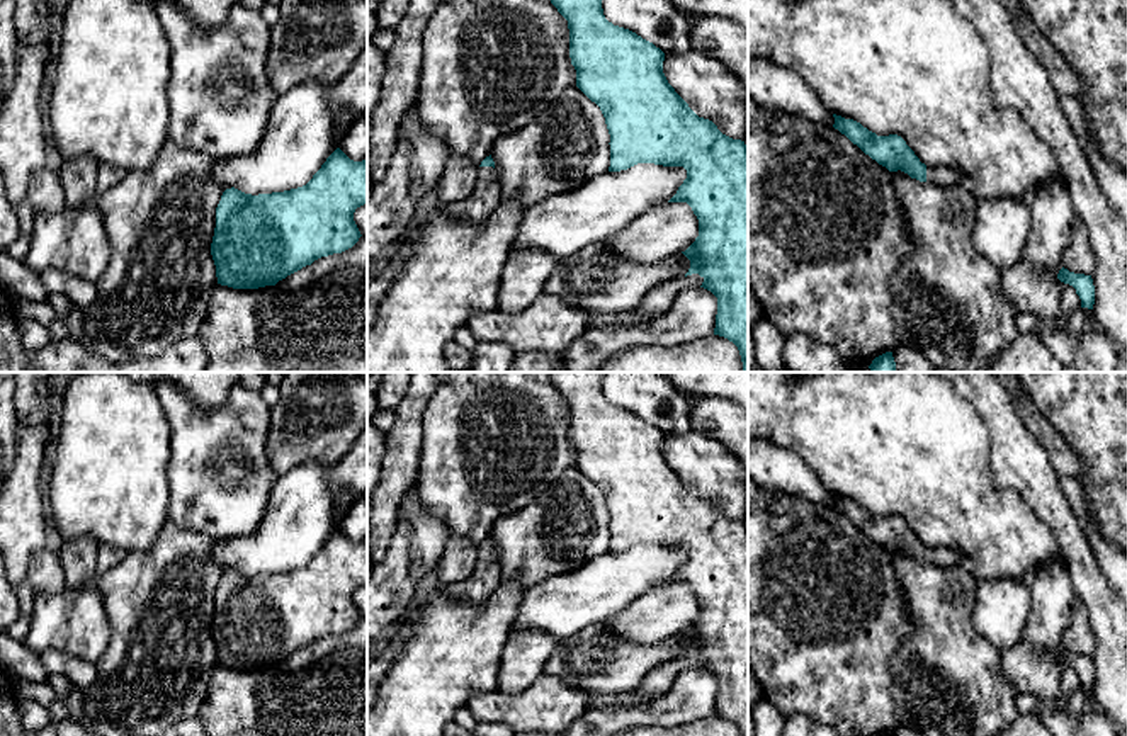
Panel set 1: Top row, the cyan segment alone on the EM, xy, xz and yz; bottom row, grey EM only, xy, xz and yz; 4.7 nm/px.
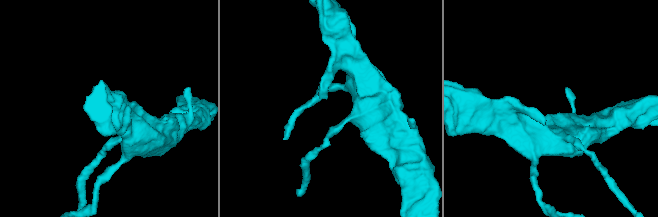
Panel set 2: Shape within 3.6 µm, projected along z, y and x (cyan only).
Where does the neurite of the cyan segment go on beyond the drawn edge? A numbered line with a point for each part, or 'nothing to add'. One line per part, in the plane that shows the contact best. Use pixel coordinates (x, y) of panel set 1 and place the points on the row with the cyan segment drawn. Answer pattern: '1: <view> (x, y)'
1: xz (487, 196)

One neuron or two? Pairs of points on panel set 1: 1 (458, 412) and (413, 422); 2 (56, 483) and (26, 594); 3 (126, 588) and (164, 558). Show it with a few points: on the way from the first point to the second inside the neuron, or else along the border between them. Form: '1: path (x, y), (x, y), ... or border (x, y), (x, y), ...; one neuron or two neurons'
1: border (436, 390), (424, 412), (424, 437), (419, 459); two neurons
2: border (45, 469), (45, 502), (48, 509); two neurons
3: path (135, 587), (155, 566); one neuron

